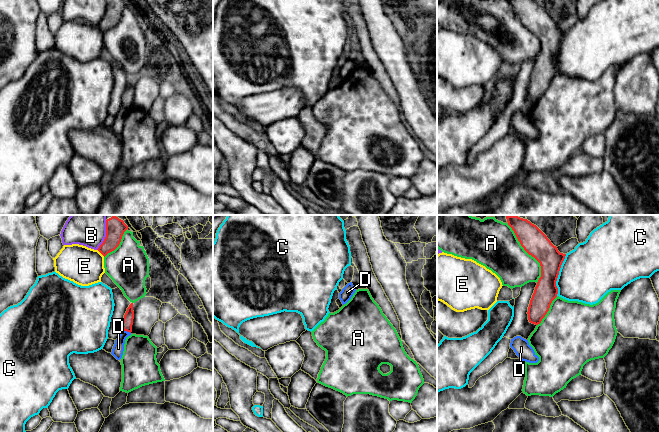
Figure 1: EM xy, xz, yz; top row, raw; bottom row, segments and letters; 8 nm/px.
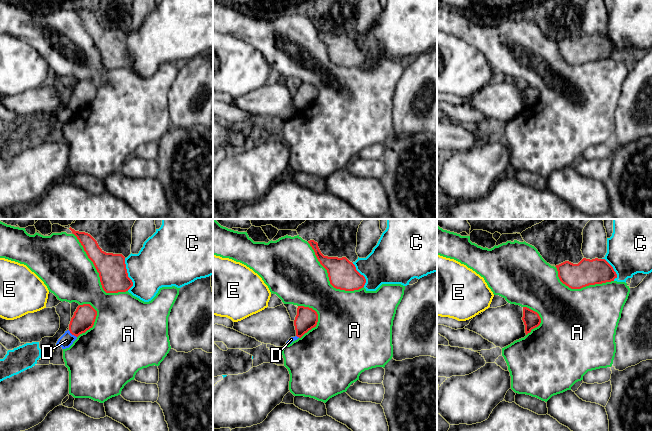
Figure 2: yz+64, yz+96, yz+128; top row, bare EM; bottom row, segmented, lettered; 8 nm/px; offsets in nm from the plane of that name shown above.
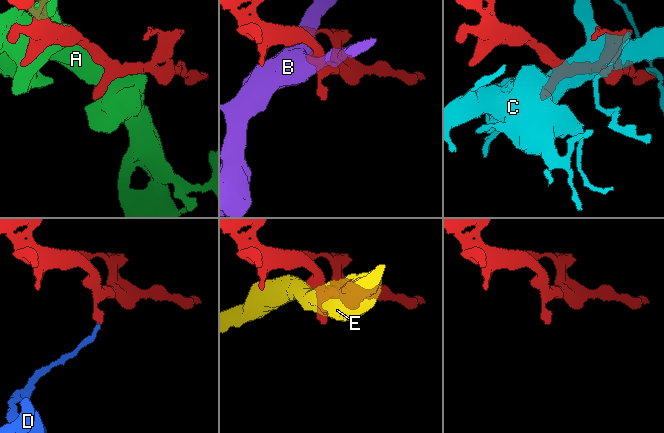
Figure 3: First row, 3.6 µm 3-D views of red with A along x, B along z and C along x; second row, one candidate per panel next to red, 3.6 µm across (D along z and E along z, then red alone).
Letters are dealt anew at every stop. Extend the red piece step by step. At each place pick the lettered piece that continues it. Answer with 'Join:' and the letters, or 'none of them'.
Join: none of them

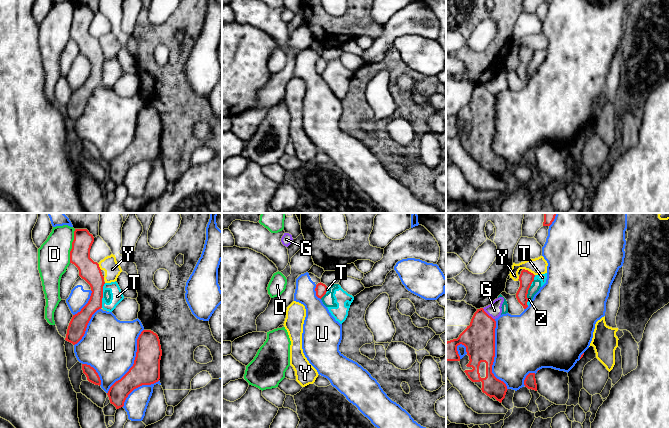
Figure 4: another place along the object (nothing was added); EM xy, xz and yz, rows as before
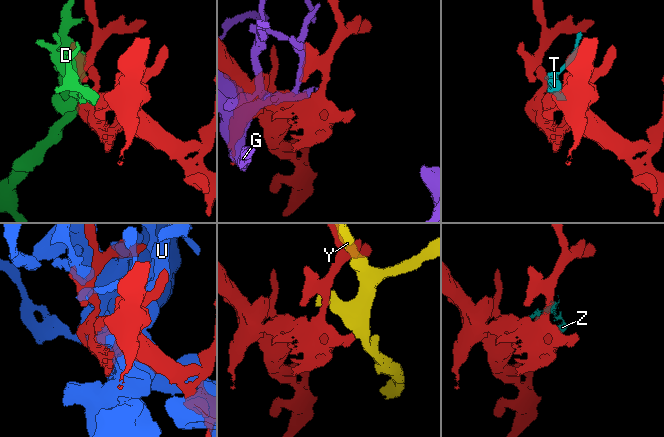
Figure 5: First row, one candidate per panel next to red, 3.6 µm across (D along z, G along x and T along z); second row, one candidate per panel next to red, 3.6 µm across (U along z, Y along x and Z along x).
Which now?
Join: none of them

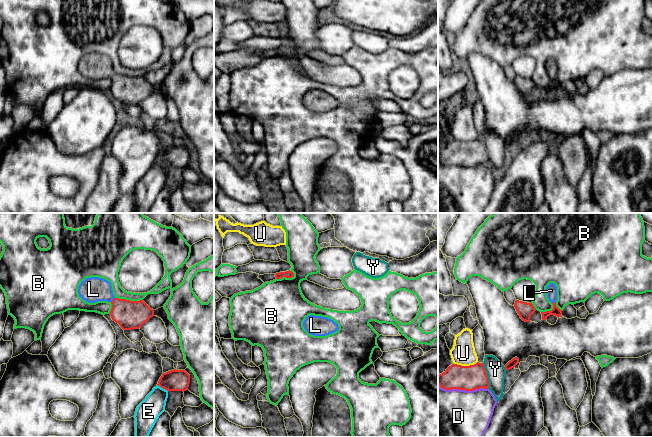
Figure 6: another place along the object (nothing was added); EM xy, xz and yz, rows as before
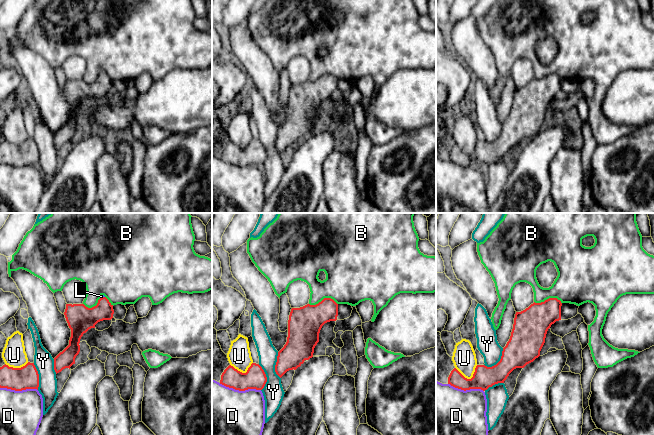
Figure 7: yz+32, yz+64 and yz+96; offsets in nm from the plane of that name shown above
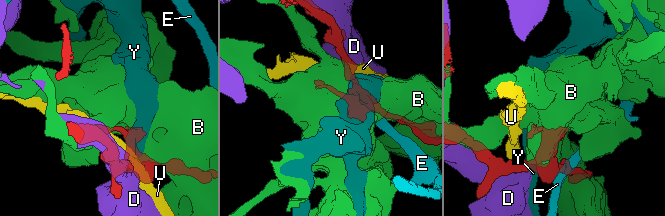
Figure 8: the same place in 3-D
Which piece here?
Join: L

